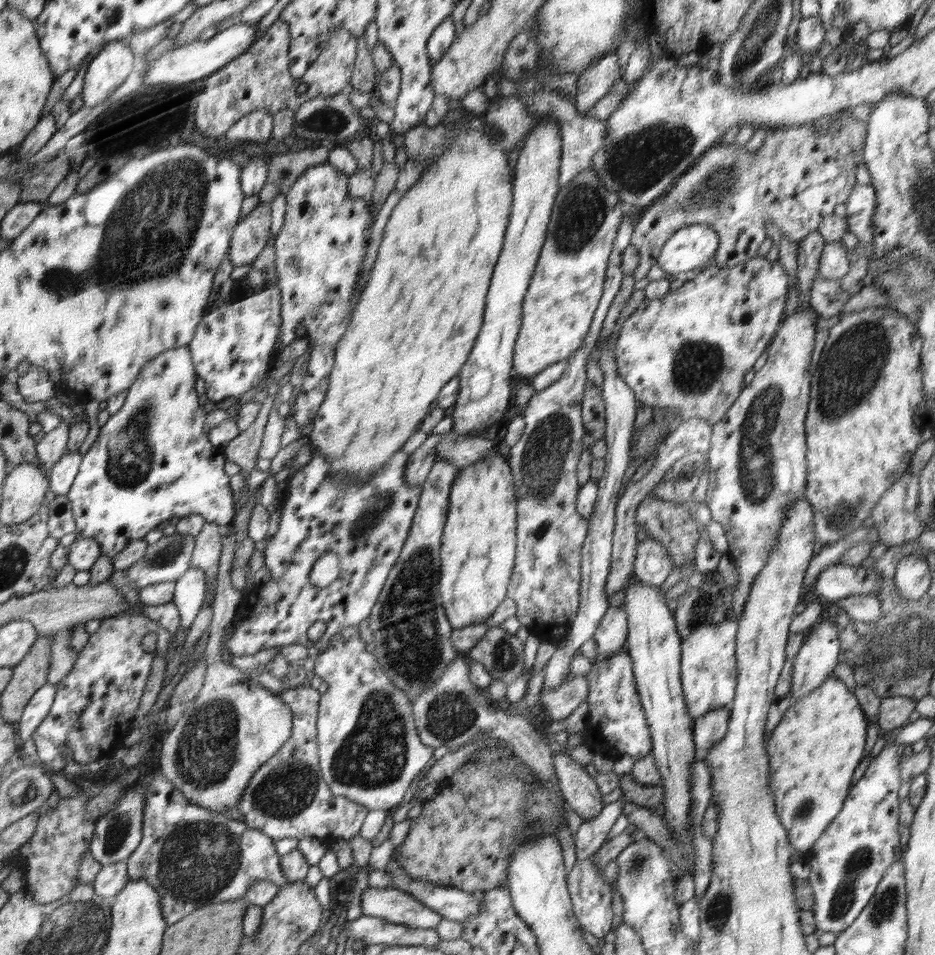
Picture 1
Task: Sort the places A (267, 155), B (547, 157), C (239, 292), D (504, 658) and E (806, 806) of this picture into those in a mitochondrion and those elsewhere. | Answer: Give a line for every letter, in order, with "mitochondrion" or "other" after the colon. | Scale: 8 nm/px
A: other
B: other
C: other
D: mitochondrion
E: mitochondrion

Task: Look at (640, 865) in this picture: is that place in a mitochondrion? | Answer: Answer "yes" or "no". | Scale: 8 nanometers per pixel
yes

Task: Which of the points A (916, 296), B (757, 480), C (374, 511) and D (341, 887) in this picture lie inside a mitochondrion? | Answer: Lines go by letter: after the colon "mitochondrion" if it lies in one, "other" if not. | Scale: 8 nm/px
A: mitochondrion
B: mitochondrion
C: mitochondrion
D: other

